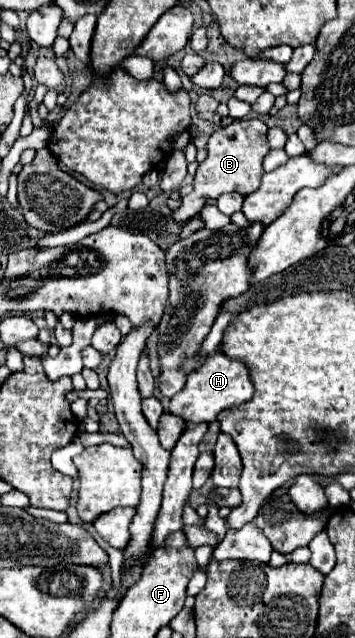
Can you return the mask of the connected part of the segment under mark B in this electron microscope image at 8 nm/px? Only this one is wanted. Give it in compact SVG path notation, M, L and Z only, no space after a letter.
M237 119L227 127L219 127L207 143L207 159L199 165L195 173L195 189L187 197L181 197L181 207L171 211L173 221L185 223L191 217L199 215L199 211L205 205L207 197L217 199L223 193L235 191L241 195L249 195L259 189L261 177L263 177L263 157L269 153L269 143L267 143L267 125L261 119Z

